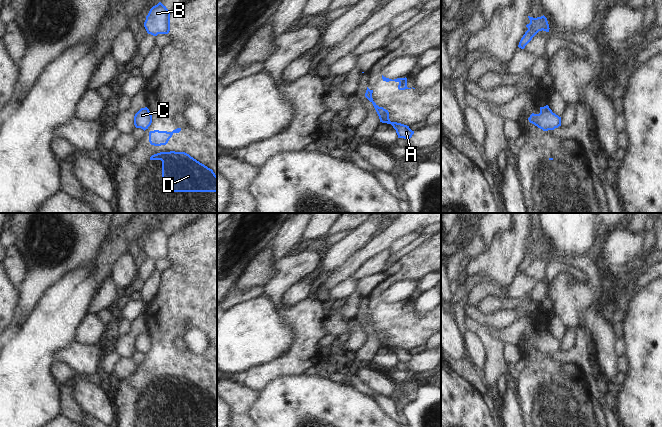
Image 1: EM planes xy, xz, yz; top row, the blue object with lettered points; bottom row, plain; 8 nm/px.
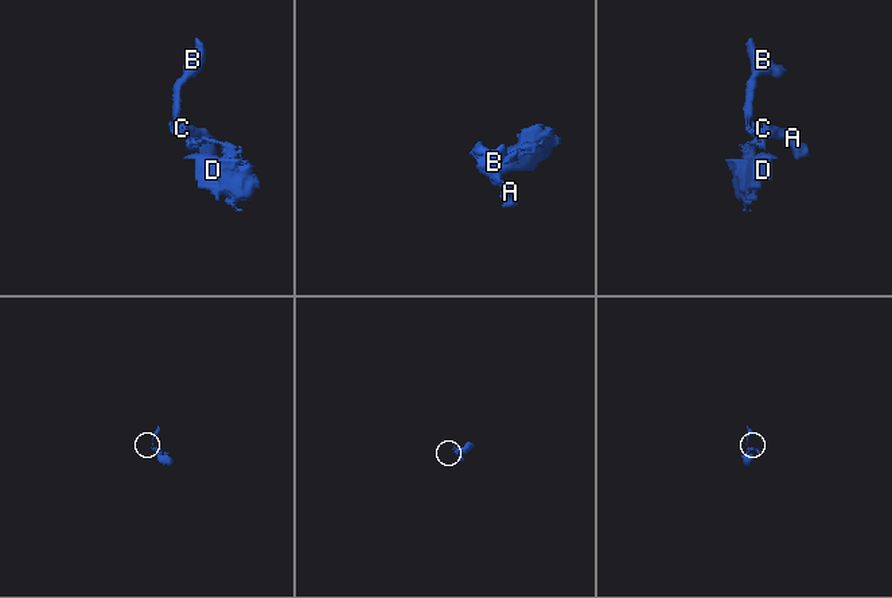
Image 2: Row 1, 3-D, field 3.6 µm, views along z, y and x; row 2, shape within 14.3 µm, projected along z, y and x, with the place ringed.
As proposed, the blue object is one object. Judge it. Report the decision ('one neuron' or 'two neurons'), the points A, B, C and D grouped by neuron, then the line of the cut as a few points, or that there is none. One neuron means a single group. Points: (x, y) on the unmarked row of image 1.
two neurons | A B C / D | xz (370, 314), (372, 316)

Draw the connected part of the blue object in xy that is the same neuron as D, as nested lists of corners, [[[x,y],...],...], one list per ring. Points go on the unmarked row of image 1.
[[[160,376],[150,384],[162,385],[163,416],[217,416],[213,394],[185,376]]]

